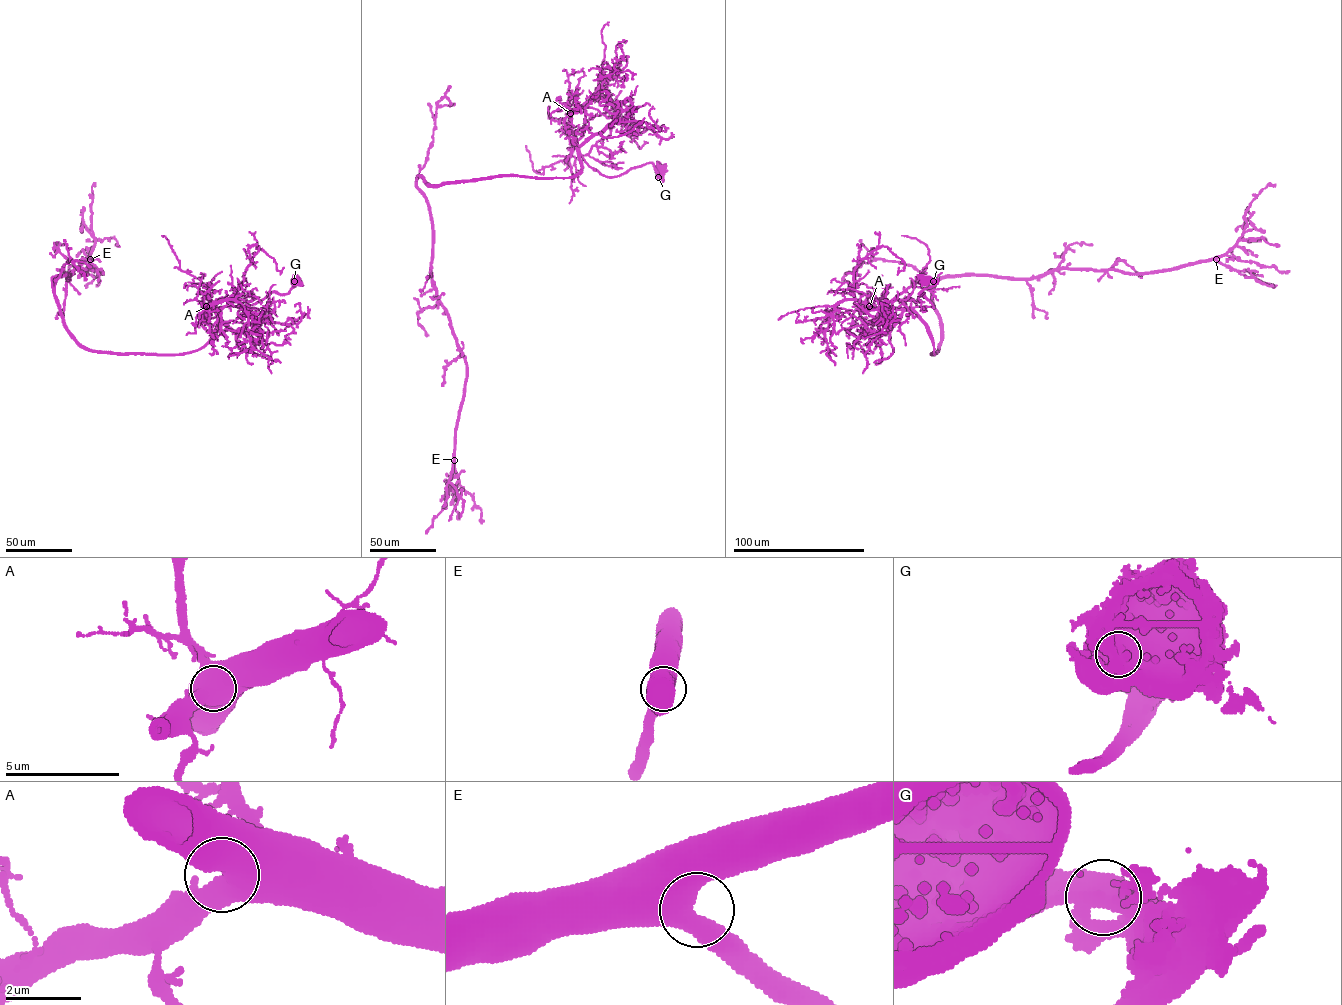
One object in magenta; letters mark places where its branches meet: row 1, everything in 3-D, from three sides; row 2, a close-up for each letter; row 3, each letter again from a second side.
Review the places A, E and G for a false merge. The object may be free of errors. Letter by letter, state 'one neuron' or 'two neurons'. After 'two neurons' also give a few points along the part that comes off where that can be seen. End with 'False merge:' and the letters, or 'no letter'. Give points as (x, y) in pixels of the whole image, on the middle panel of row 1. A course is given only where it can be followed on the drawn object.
A: one neuron
E: one neuron
G: one neuron
False merge: no letter

